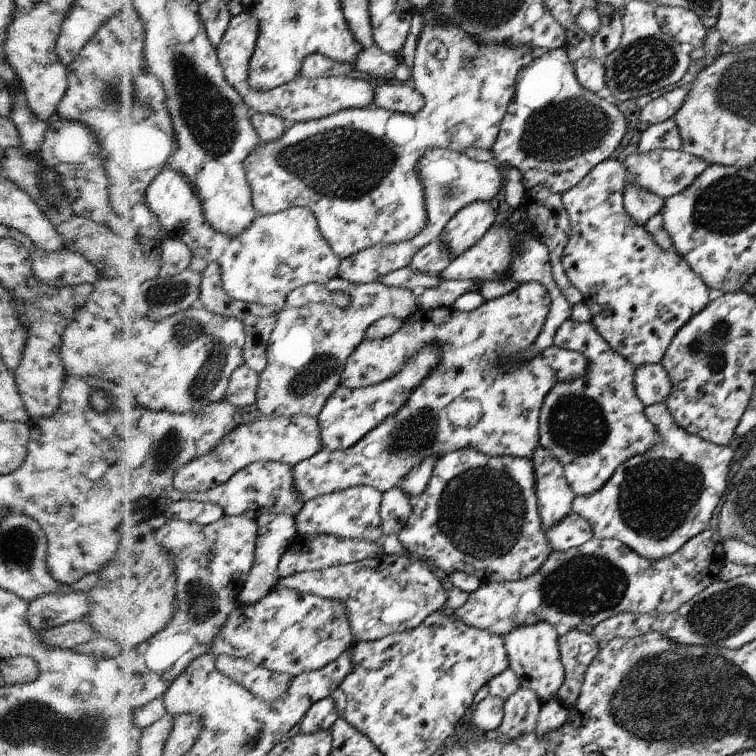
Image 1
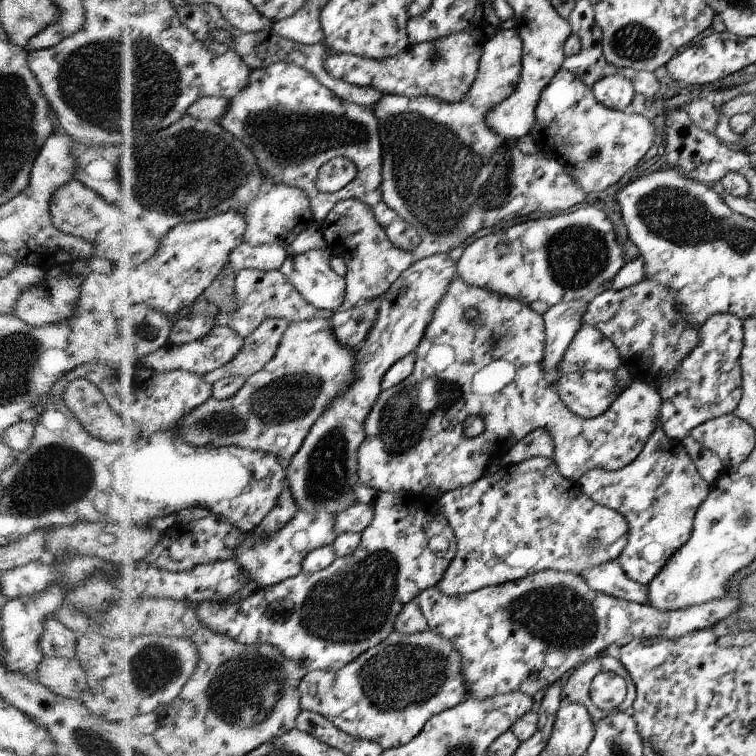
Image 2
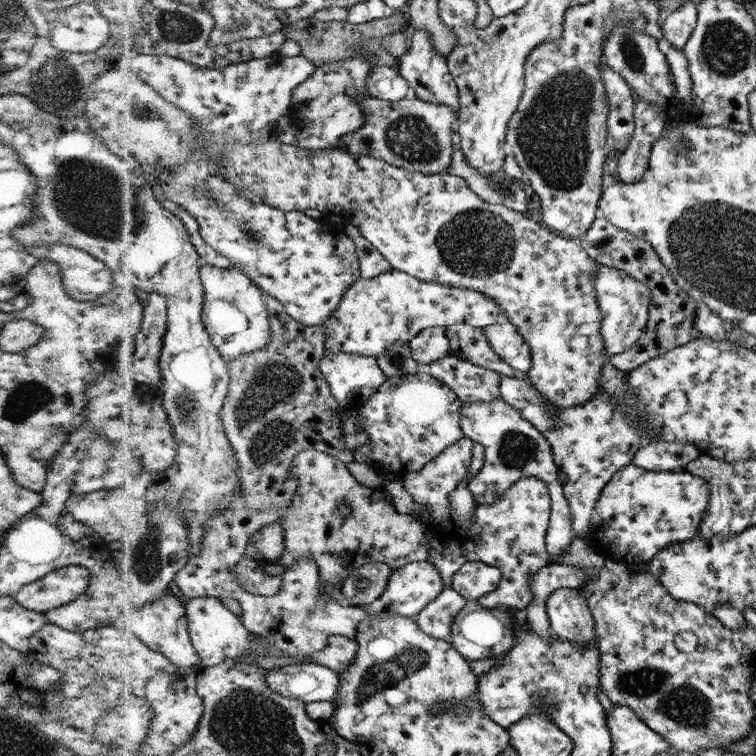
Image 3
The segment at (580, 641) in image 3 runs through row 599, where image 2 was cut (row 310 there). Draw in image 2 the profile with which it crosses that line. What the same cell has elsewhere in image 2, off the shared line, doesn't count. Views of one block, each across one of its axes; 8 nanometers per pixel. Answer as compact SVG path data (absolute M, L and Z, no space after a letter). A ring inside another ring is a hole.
M569 300L569 302L557 303L550 306L542 314L544 319L544 372L545 379L552 382L556 382L557 378L560 378L559 374L559 362L561 362L561 356L565 353L565 350L569 346L569 342L572 342L572 338L575 336L577 329L582 325L583 313L585 312L587 302L583 300Z

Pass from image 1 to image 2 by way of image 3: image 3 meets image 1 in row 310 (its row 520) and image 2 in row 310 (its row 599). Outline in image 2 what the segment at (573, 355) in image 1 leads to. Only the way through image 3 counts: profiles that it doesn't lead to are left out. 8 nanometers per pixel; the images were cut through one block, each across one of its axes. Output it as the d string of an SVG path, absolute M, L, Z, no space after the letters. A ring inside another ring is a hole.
M457 274L452 278L452 282L447 286L443 298L440 302L437 302L435 310L429 325L425 328L424 336L421 337L416 349L412 352L415 355L413 360L413 368L411 374L398 382L395 386L388 388L387 390L381 390L380 396L376 400L376 404L372 406L372 410L365 421L365 430L367 438L365 442L361 444L359 449L359 478L360 482L367 485L369 488L373 488L377 492L389 492L389 493L410 493L410 494L426 494L430 491L435 495L435 490L441 490L445 493L452 491L458 487L472 484L477 481L483 474L486 473L487 468L493 462L500 462L503 459L504 454L512 447L518 440L521 440L526 434L532 433L537 428L543 428L547 430L547 434L551 436L553 441L553 462L556 463L557 470L565 478L572 481L579 481L579 478L583 476L588 470L601 469L608 471L616 471L623 469L631 461L635 460L641 452L643 452L644 446L647 444L649 437L652 436L653 430L657 430L658 413L661 408L661 402L659 401L659 392L653 386L645 384L645 378L634 378L629 383L629 388L625 388L623 392L620 392L615 401L611 402L607 406L607 410L604 410L601 414L593 418L581 418L576 414L573 414L567 407L561 402L559 395L556 393L555 388L545 379L544 372L544 319L542 315L533 312L529 305L523 304L518 300L509 300L506 296L501 296L497 292L489 292L487 289L467 286ZM472 307L476 309L477 316L475 318L465 318L465 311ZM468 416L475 416L475 418L481 418L481 422L484 424L483 434L476 436L475 438L467 438L464 435L463 424L464 420Z

